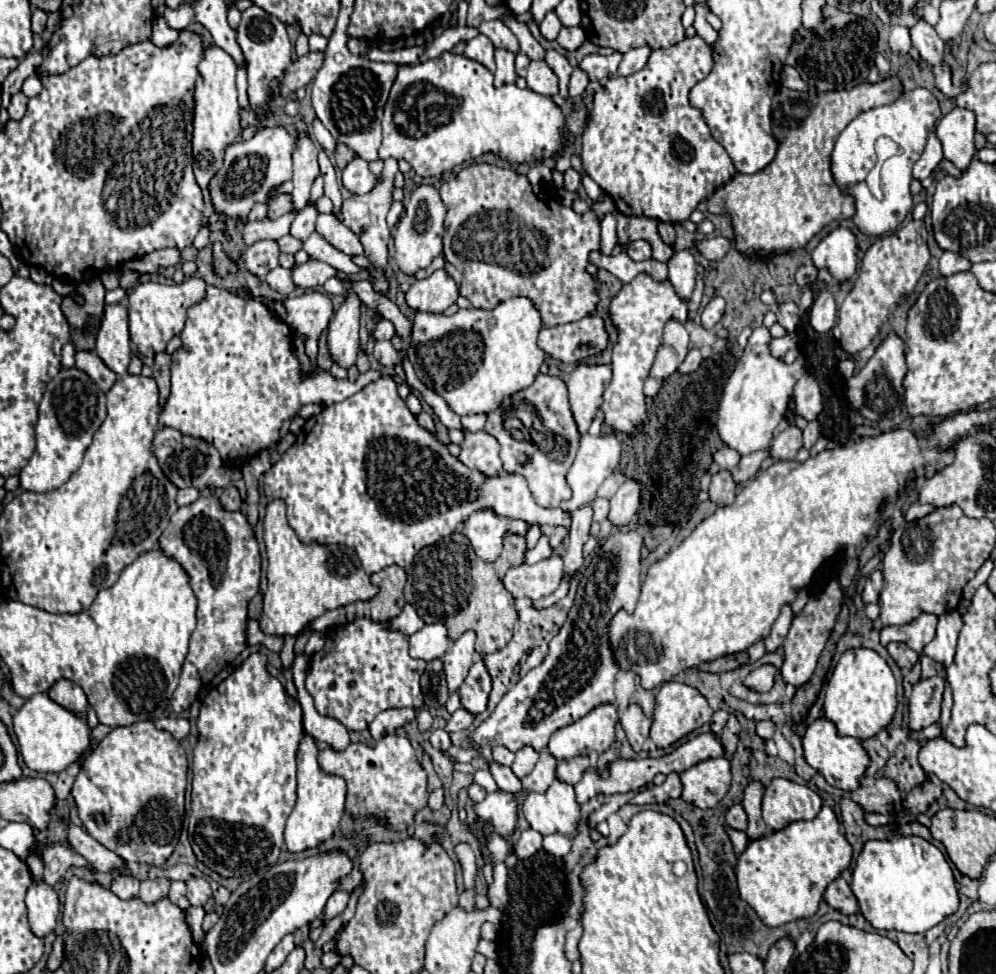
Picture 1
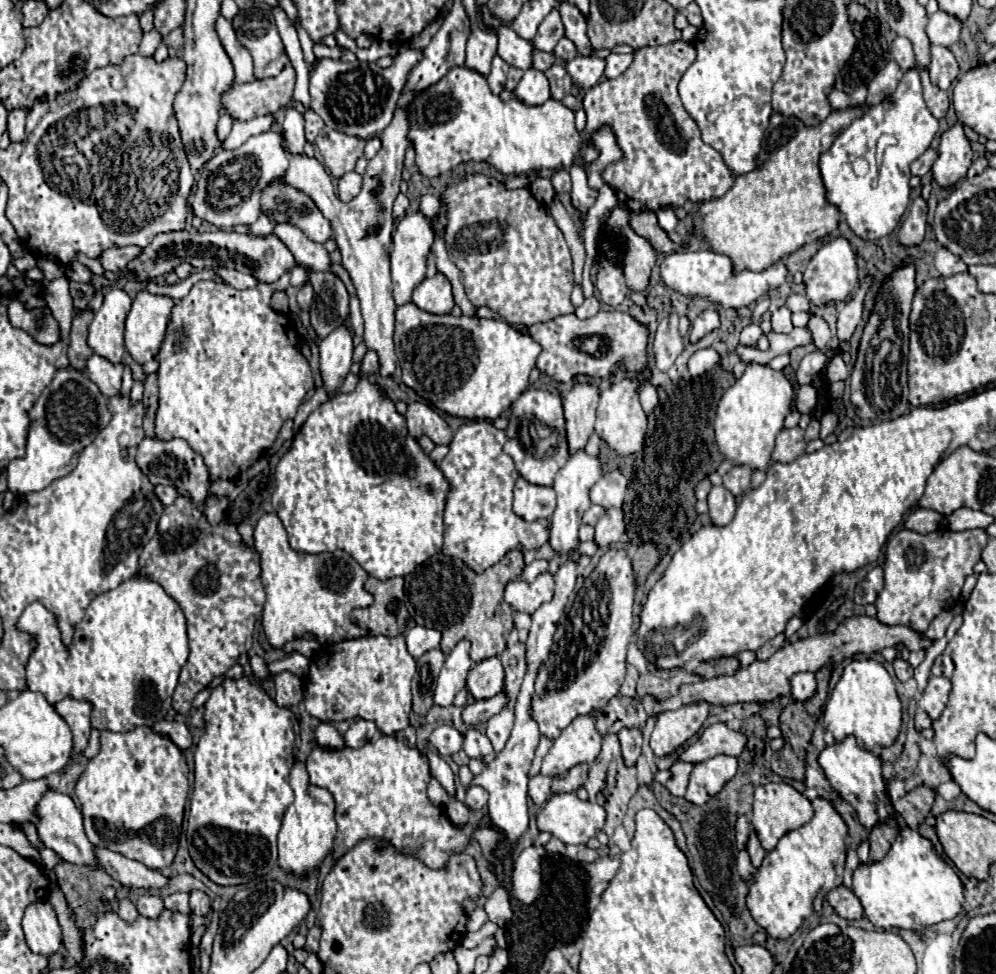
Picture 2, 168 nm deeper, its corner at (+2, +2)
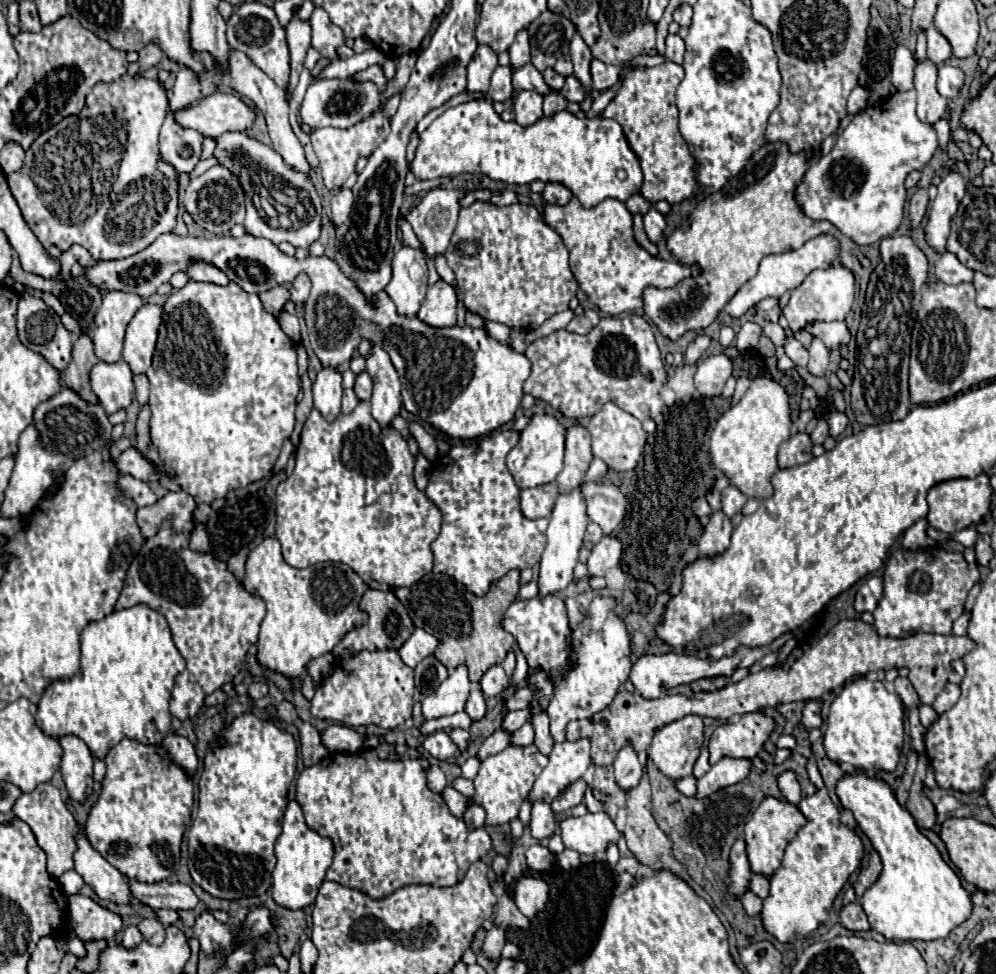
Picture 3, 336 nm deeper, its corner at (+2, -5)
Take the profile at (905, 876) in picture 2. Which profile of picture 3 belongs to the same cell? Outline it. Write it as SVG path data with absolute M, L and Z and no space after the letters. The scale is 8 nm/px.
M856 769L856 773L848 773L838 781L836 795L842 805L852 811L856 823L882 857L884 867L878 881L868 887L860 899L872 929L888 941L930 941L944 939L970 917L972 901L968 891L938 849L920 833L912 815L896 801L886 781Z

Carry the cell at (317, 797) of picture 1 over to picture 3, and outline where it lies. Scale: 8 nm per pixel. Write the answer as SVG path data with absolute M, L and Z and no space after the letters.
M294 799L288 803L284 821L282 821L282 835L276 841L276 867L272 871L272 897L278 905L288 909L304 909L314 903L316 893L324 881L328 867L332 865L334 845L328 837L318 835L314 829L308 827L300 803Z

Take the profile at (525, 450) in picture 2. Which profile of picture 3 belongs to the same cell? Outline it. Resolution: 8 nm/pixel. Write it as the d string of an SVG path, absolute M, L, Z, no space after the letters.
M548 413L532 415L526 429L520 433L518 445L506 457L506 465L520 489L552 483L558 477L558 473L562 471L562 457L564 457L564 433L566 429L560 425L556 417Z

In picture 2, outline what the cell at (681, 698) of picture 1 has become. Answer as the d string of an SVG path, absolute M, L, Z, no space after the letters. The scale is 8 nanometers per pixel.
M700 702L700 704L690 704L682 706L678 710L670 712L660 712L656 718L654 732L650 736L650 746L656 756L670 756L676 752L686 740L690 740L704 720L708 718L708 708L710 704Z

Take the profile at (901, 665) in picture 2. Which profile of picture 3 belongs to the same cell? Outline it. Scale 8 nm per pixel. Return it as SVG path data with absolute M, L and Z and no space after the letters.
M898 677L898 679L894 681L894 691L900 695L902 703L904 703L908 709L912 709L912 707L918 707L918 705L920 705L916 691L914 691L912 683L910 683L906 677Z

